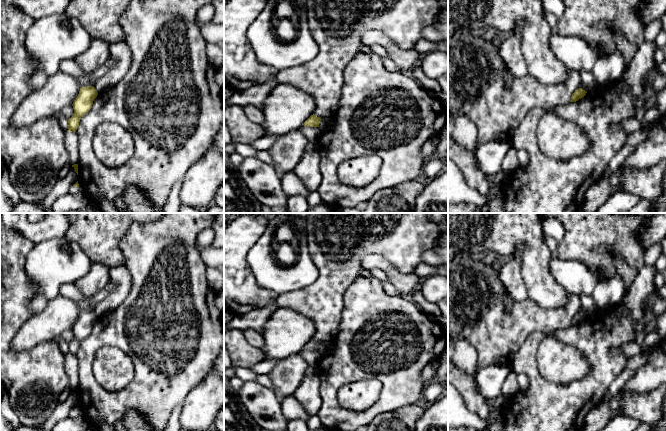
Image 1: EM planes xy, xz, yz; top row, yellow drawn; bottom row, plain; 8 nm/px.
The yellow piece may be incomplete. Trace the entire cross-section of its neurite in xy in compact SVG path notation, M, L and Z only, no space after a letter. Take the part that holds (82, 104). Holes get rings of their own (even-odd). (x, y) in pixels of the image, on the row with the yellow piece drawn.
M93 86L80 88L77 98L74 100L72 106L74 109L73 116L68 119L69 132L76 132L82 116L84 116L92 107L94 99L98 92Z

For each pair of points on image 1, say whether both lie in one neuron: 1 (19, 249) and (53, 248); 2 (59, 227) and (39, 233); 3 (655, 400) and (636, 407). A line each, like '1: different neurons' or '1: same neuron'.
1: different neurons
2: same neuron
3: same neuron

